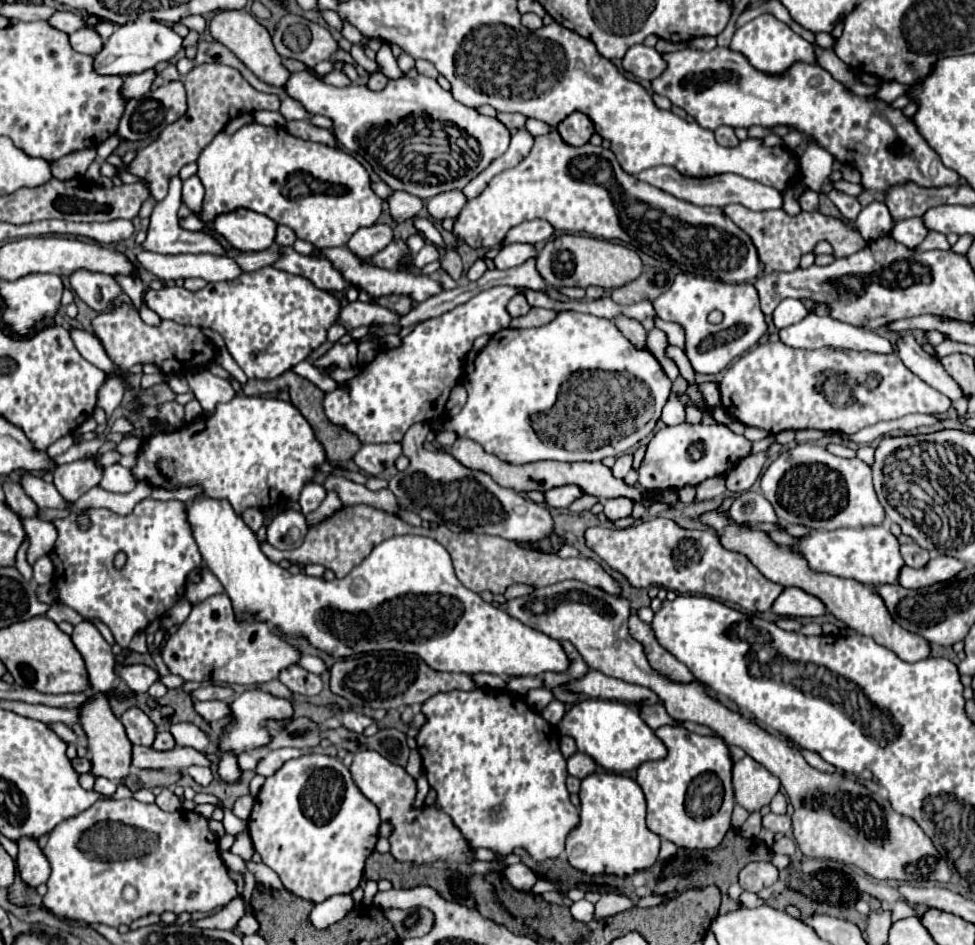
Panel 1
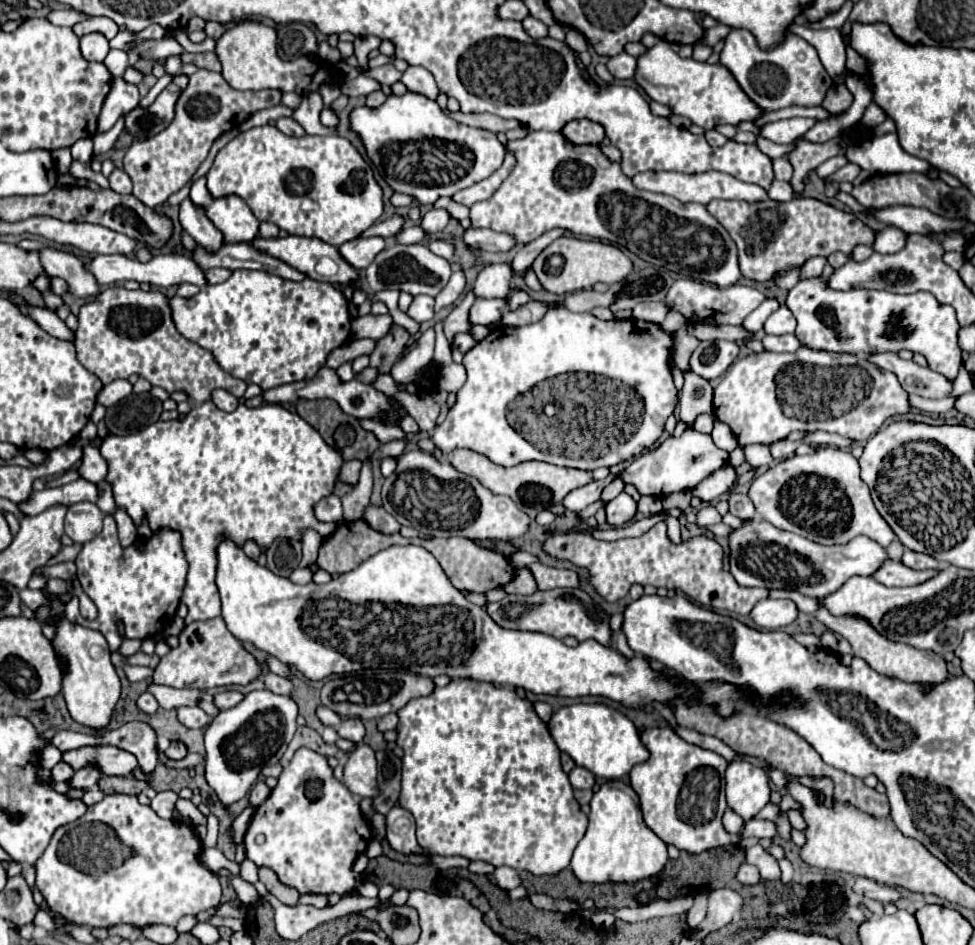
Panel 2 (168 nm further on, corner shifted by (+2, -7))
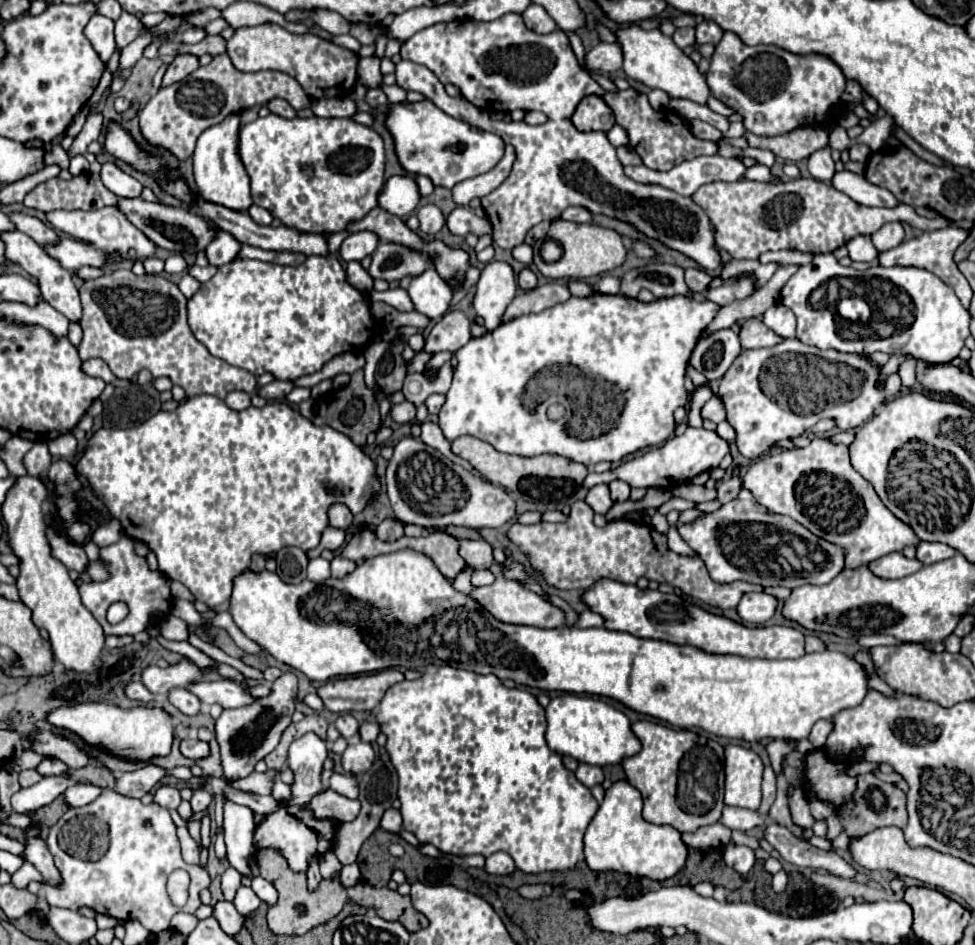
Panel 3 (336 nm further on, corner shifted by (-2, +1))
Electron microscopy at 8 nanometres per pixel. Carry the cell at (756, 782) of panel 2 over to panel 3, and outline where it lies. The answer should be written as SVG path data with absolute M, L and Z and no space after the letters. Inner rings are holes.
M743 746L725 748L725 804L757 810L761 802L763 762Z

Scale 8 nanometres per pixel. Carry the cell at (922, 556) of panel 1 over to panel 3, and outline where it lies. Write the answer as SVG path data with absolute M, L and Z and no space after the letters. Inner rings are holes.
M919 542L917 544L917 558L927 566L927 564L935 564L941 562L945 558L955 556L957 552L947 546L947 544L939 544L939 542Z

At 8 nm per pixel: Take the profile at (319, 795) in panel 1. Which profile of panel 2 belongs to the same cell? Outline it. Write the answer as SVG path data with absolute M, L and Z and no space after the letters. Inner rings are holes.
M299 748L293 760L283 768L277 788L261 806L257 806L243 844L249 860L253 860L257 866L275 870L283 884L297 888L301 894L349 894L361 884L359 874L355 874L351 866L355 858L365 852L369 840L371 828L363 820L357 800L339 780L333 778L327 758L309 748Z

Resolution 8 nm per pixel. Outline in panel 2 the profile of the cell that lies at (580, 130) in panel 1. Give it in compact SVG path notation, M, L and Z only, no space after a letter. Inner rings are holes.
M573 120L565 124L563 136L573 144L599 144L605 136L605 130L601 124L591 120Z

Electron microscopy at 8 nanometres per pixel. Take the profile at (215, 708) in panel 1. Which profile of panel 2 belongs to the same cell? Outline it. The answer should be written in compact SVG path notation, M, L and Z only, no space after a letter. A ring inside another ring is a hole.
M197 706L195 708L179 708L177 718L187 728L205 728L211 722L211 718Z

